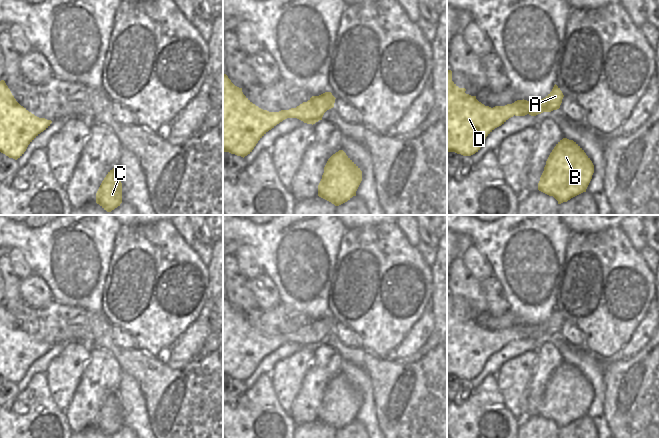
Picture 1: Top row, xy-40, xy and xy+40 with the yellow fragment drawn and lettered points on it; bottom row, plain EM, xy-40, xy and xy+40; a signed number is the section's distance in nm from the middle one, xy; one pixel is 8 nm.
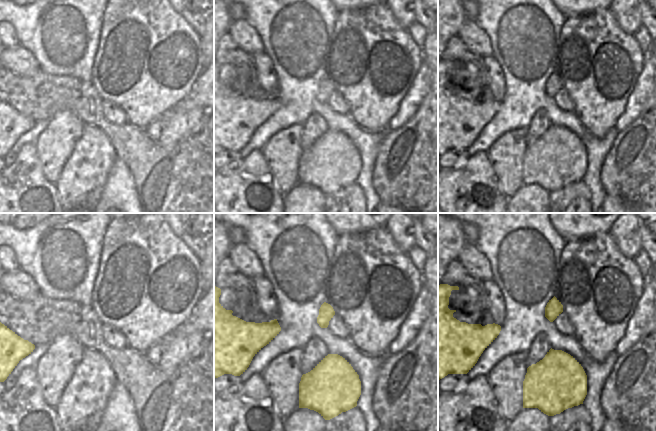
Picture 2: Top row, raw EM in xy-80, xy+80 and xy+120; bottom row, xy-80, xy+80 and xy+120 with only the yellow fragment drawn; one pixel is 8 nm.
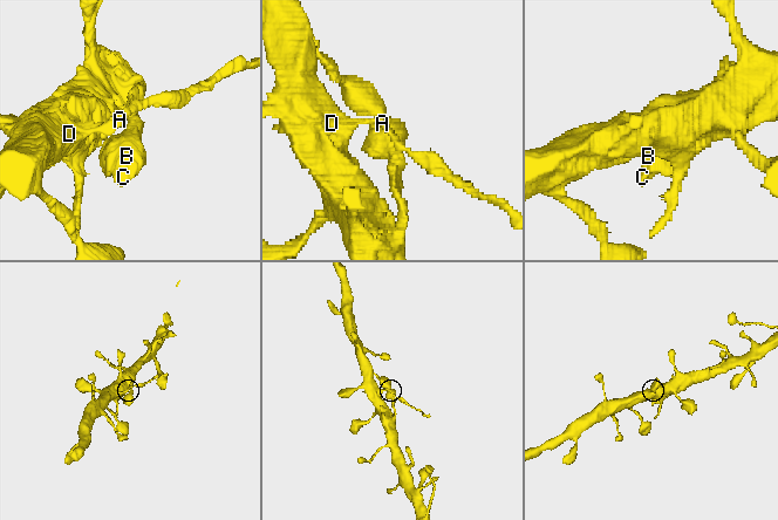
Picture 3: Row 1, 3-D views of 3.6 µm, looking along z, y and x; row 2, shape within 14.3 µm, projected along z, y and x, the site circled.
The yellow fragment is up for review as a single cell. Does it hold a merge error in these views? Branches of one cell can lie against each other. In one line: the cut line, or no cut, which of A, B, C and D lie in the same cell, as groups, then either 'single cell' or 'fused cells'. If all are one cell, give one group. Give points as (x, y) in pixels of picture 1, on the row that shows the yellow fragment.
xy+40 (512, 103), (519, 107), (519, 111), (515, 115) | A / B C D | fused cells

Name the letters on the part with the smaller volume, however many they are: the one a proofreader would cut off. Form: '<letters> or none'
A

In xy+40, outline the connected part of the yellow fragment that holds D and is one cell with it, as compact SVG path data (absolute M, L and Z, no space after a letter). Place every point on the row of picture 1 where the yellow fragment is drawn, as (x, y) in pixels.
M447 70L447 152L471 156L480 150L486 137L516 115L520 107L512 103L491 108L479 102L476 96L466 94L465 91L465 88L459 88L452 81L452 71Z

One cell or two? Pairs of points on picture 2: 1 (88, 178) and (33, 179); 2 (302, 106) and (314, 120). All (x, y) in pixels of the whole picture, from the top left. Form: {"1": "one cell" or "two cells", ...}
{"1": "two cells", "2": "two cells"}

